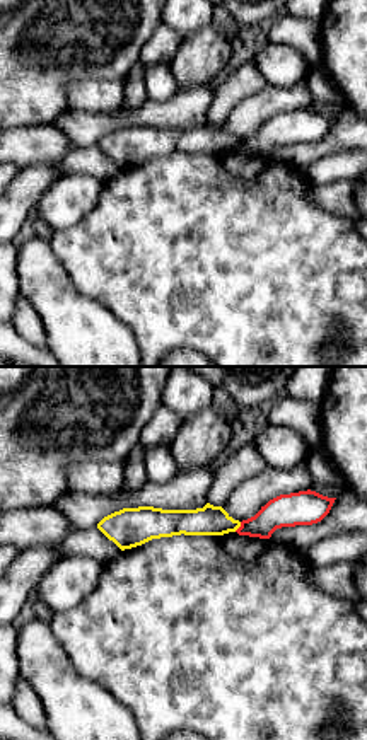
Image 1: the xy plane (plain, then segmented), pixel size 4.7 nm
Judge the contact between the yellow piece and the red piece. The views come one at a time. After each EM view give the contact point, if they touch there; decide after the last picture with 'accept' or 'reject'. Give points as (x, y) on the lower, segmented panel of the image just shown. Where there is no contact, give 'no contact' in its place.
meets yellow at (238, 527)

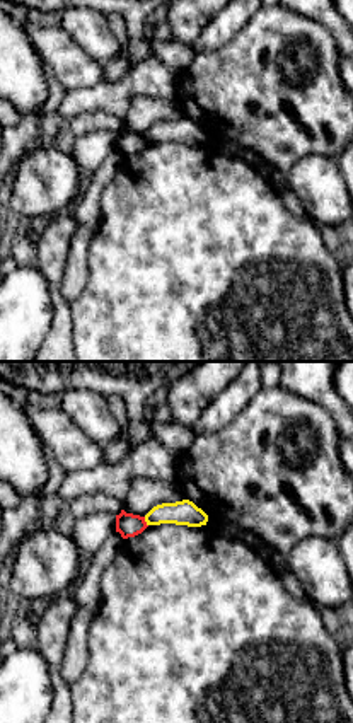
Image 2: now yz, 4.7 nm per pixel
meets yellow at (145, 520)

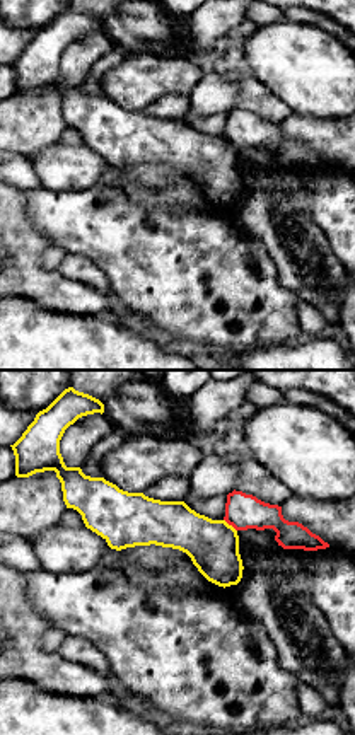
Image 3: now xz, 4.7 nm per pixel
meets yellow at (231, 526)

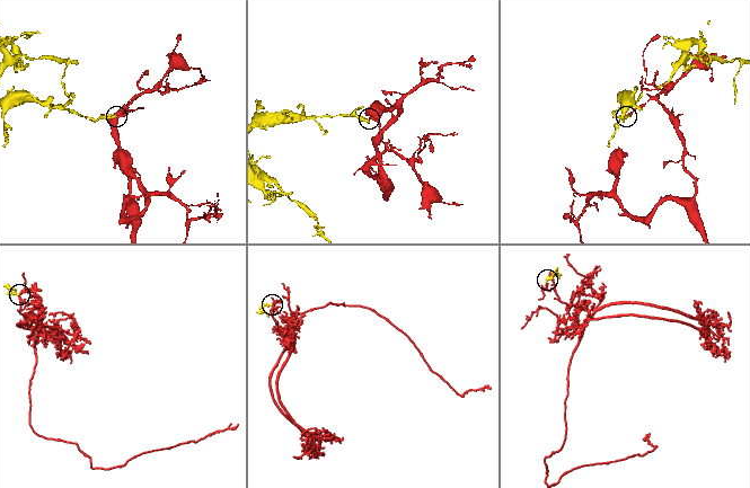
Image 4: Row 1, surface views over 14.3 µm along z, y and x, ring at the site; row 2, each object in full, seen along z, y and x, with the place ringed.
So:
reject

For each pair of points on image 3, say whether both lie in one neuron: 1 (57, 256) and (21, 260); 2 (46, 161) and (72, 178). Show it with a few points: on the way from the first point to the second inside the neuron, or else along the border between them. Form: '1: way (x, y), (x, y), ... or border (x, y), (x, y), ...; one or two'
1: border (50, 244), (41, 254), (41, 265), (55, 272); two
2: way (53, 164), (65, 171); one

